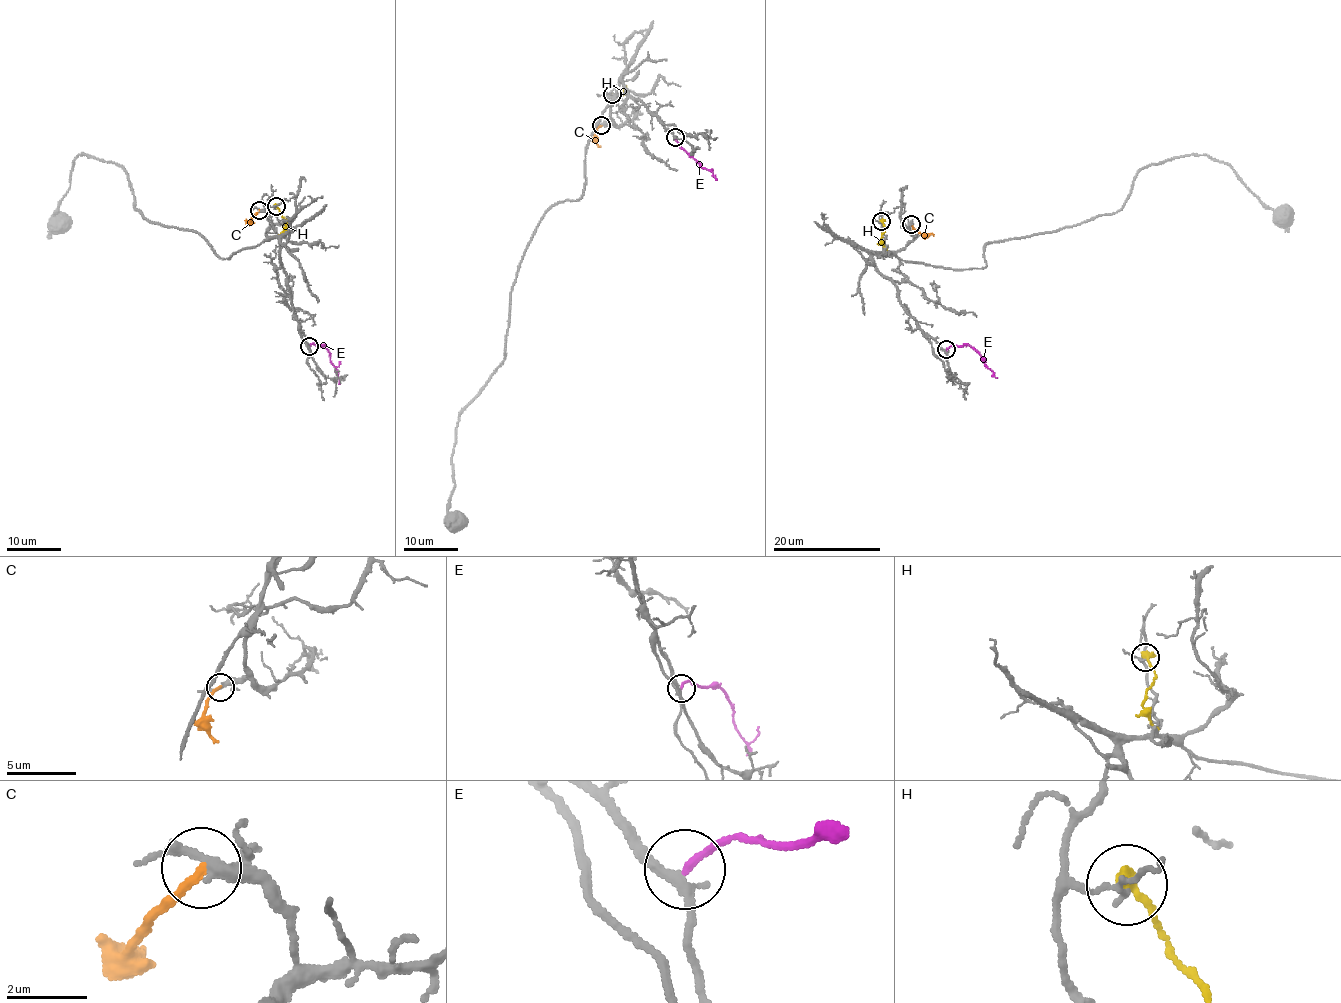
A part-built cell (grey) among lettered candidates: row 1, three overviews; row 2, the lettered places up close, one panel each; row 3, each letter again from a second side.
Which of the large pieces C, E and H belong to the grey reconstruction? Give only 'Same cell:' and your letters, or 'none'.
Same cell: E

